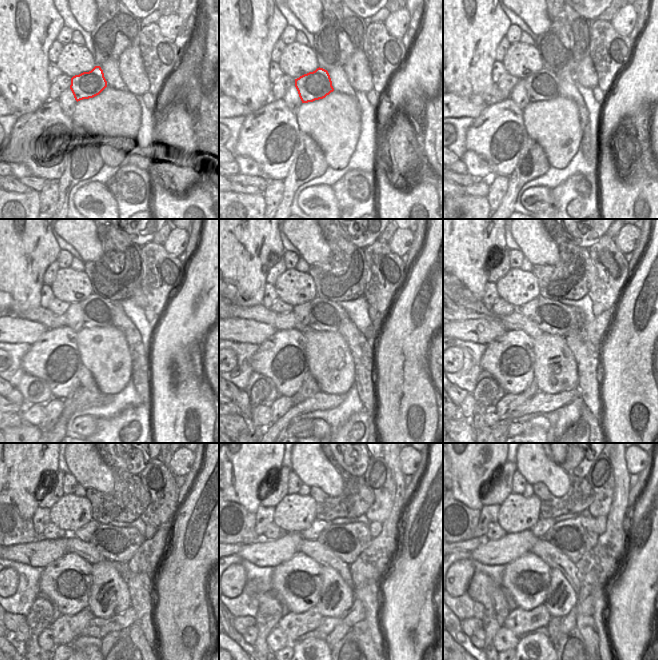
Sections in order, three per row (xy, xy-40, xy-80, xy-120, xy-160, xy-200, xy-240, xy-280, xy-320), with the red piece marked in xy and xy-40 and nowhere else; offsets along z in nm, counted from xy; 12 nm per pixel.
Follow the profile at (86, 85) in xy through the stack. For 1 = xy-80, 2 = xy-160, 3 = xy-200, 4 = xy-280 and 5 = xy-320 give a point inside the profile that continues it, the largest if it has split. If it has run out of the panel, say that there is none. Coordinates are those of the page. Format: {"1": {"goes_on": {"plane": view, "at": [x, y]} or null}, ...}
{"1": {"goes_on": {"plane": "xy-80", "at": [543, 85]}}, "2": {"goes_on": {"plane": "xy-160", "at": [325, 315]}}, "3": {"goes_on": {"plane": "xy-200", "at": [552, 317]}}, "4": {"goes_on": {"plane": "xy-280", "at": [347, 541]}}, "5": {"goes_on": {"plane": "xy-320", "at": [574, 537]}}}

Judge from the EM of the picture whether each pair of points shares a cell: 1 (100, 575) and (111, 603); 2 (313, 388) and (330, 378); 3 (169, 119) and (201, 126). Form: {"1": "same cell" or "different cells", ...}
{"1": "same cell", "2": "different cells", "3": "different cells"}

